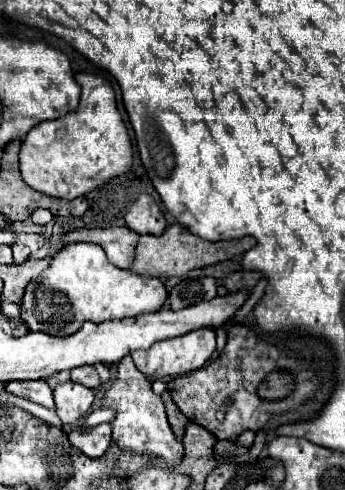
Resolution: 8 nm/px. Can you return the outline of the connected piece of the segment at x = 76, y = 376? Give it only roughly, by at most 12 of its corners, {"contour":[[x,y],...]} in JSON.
{"contour":[[91,365],[71,369],[71,381],[95,387],[101,385]]}

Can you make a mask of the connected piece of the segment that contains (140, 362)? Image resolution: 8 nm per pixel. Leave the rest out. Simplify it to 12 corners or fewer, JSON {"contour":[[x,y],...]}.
{"contour":[[195,329],[131,353],[145,377],[181,377],[215,351],[215,331]]}

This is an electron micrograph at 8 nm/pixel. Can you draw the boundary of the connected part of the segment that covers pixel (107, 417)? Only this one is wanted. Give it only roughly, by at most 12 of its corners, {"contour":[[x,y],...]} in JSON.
{"contour":[[95,409],[87,415],[83,429],[93,429],[99,423],[113,419],[111,409]]}

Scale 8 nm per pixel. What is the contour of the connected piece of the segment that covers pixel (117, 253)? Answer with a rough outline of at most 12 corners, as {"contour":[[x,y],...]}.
{"contour":[[127,227],[67,231],[61,245],[87,241],[127,269],[139,235]]}

